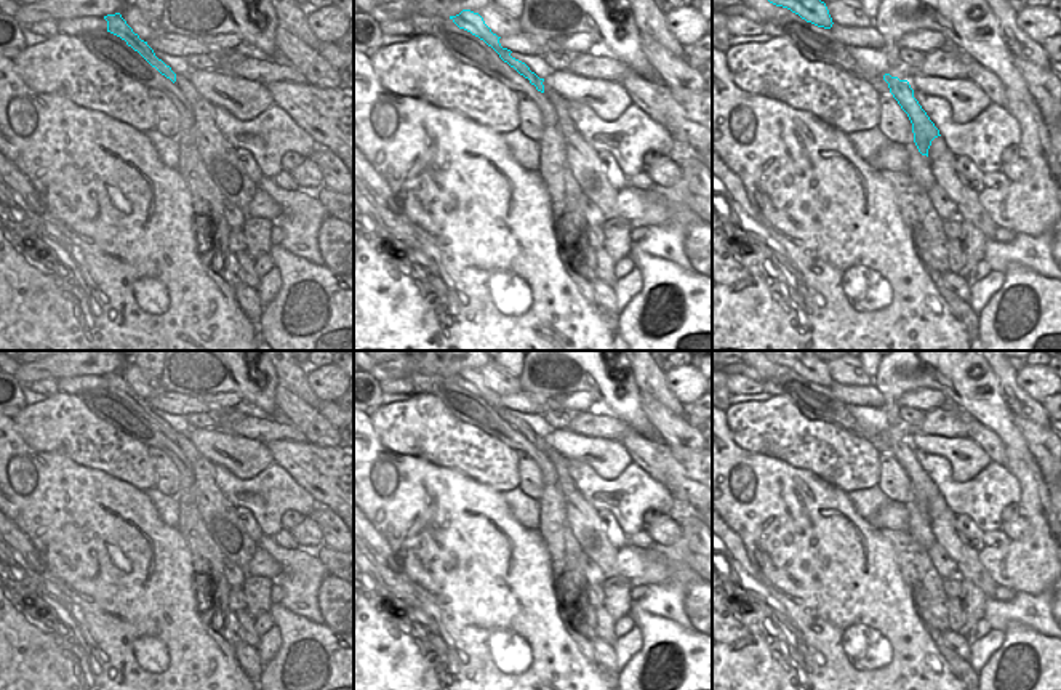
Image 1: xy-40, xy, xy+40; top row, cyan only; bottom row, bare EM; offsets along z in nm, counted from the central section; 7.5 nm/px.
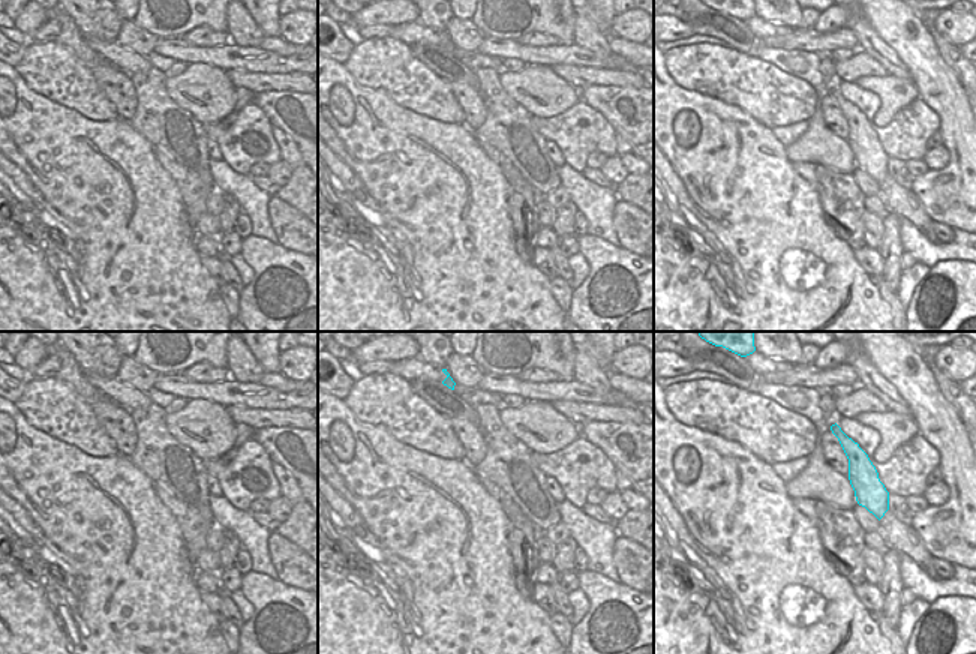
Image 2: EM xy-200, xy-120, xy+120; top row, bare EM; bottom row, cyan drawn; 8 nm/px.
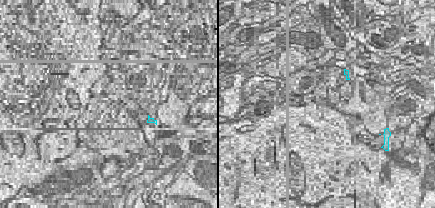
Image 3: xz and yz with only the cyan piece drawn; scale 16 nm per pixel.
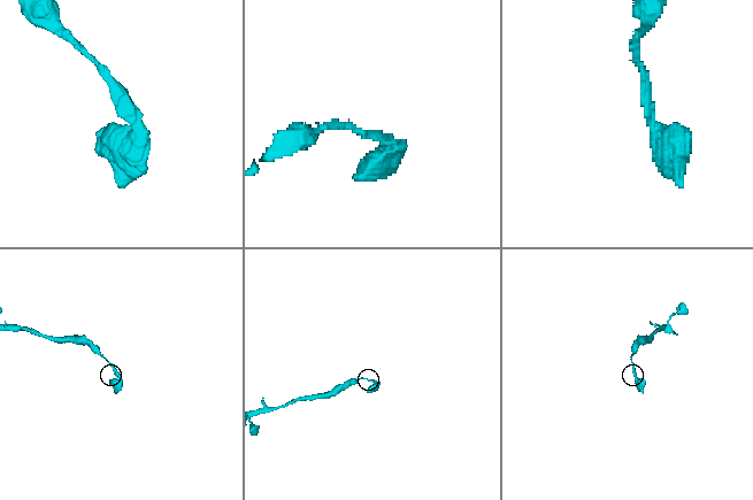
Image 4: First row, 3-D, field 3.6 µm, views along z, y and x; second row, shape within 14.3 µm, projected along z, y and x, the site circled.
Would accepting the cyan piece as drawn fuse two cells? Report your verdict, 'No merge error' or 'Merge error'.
No merge error

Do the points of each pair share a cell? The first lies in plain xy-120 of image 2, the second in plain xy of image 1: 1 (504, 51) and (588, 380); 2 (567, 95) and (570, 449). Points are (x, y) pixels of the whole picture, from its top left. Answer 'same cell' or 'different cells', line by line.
1: different cells
2: same cell

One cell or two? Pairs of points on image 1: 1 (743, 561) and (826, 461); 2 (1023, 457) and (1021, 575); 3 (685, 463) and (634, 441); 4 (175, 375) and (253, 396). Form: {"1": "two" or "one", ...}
{"1": "two", "2": "one", "3": "one", "4": "one"}

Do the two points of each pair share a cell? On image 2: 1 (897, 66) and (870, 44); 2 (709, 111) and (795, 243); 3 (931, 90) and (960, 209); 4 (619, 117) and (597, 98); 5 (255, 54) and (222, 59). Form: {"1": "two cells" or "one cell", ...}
{"1": "one cell", "2": "one cell", "3": "one cell", "4": "one cell", "5": "one cell"}

